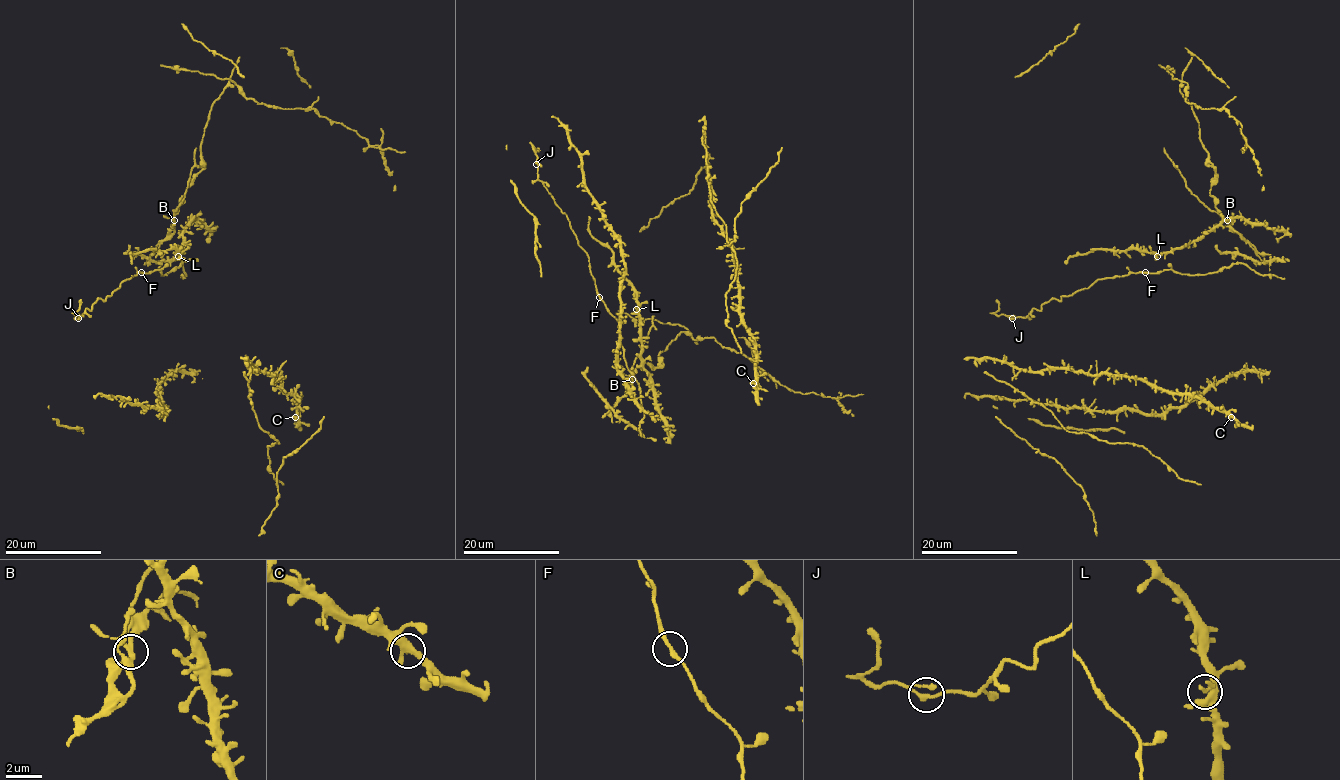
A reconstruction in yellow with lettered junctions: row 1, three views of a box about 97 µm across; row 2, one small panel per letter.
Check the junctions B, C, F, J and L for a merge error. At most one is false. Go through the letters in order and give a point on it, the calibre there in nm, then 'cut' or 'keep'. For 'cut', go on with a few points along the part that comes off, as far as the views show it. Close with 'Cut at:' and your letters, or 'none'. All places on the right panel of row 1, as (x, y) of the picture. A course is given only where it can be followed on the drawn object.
B: place (1227, 220); calibre 200 nm; cut
C: place (1231, 417); calibre 340 nm; keep
F: place (1145, 272); calibre 240 nm; keep
J: place (1012, 318); calibre 170 nm; keep
L: place (1157, 256); calibre 180 nm; keep
Cut at: B

